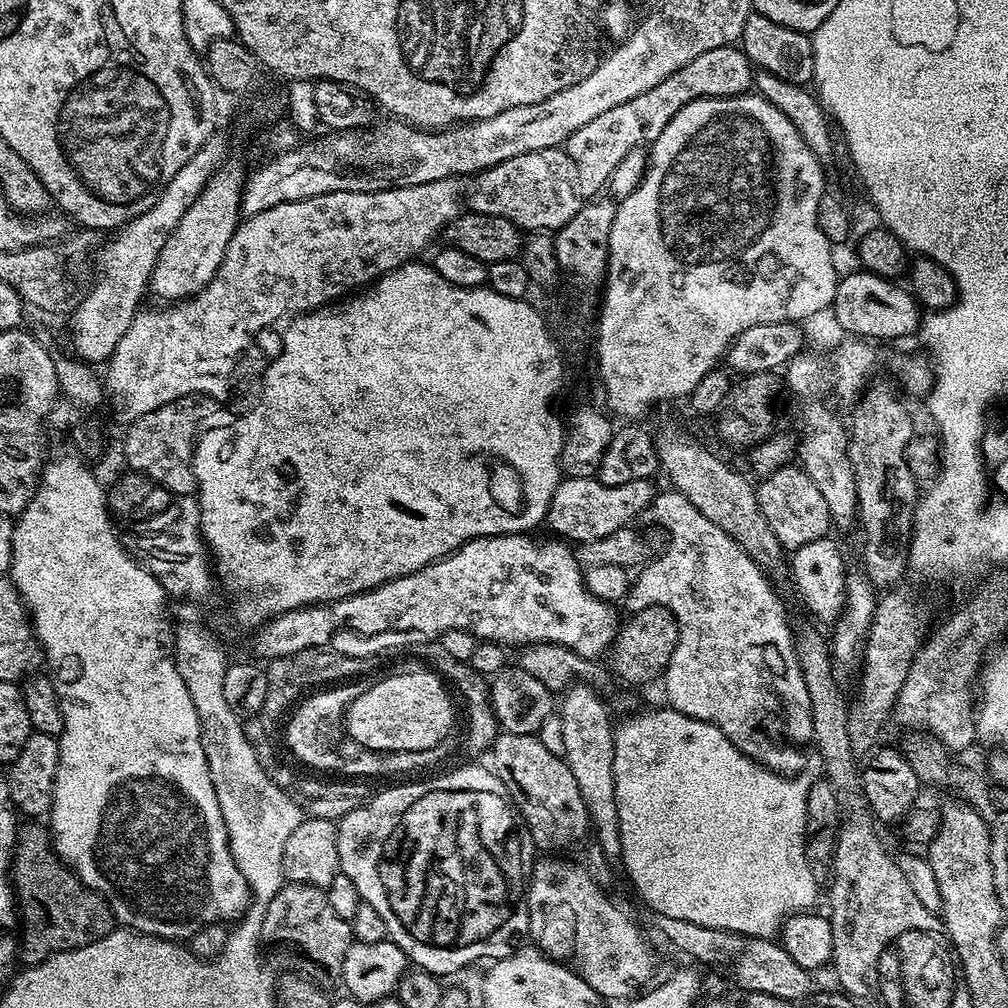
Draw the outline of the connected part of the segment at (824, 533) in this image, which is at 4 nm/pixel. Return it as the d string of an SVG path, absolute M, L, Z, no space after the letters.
M785 466L763 477L756 488L758 506L770 522L770 530L774 530L774 538L778 538L780 547L795 550L798 546L806 546L806 542L825 539L829 535L828 528L833 527L830 510L826 510L826 502L818 486L810 482L810 478L799 466Z

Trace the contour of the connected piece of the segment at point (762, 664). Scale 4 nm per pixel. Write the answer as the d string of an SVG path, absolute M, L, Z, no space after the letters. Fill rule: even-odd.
M675 490L667 491L662 493L661 496L659 493L653 499L650 512L656 515L656 520L662 527L668 528L668 546L658 560L653 559L647 566L639 569L638 575L640 577L637 580L635 577L630 588L631 595L633 597L636 595L637 605L663 606L669 608L673 616L676 617L678 642L674 646L674 654L670 658L668 668L664 671L662 677L664 692L668 695L667 703L676 711L686 714L690 718L718 726L718 730L722 730L722 734L726 734L728 741L755 764L769 768L772 772L779 772L782 776L793 777L803 773L805 771L804 763L808 760L808 748L810 752L810 745L814 740L812 707L810 706L810 694L806 692L806 682L800 669L800 660L796 656L794 636L792 640L792 632L788 629L788 620L784 617L784 604L772 593L772 588L768 585L767 578L764 577L767 576L765 569L759 568L746 554L746 550L742 550L742 546L738 546L738 542L734 542L734 538L730 538L730 534L726 534L726 530L722 530L722 526L714 526L714 522L710 522L710 518L703 516L682 493Z

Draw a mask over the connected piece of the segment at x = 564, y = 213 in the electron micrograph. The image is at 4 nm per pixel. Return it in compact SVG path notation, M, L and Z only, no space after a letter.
M563 147L518 154L518 158L510 158L506 162L495 164L493 168L487 168L486 171L479 173L478 180L480 180L480 185L472 192L471 211L506 218L528 234L555 233L557 228L566 226L566 222L574 218L574 214L582 203L580 189L576 186L578 170Z

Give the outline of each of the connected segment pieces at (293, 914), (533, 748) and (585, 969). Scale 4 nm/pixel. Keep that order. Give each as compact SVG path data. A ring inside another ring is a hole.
M285 883L283 888L264 905L260 939L265 945L277 944L280 948L296 948L304 960L309 960L316 968L329 972L334 978L340 976L346 962L346 950L354 943L352 925L338 917L327 901L327 891L309 884Z
M504 732L497 735L490 749L490 767L502 782L504 791L511 803L520 807L520 816L532 835L532 840L541 848L544 854L564 854L567 848L572 848L584 835L589 835L588 811L586 802L582 802L582 794L578 790L578 782L574 782L574 774L570 774L570 766L563 756L550 754L546 746L536 736L519 736Z
M546 856L533 863L528 883L528 933L533 945L549 959L569 962L580 977L603 999L628 1000L635 997L640 988L651 983L654 972L652 954L637 926L627 914L616 906L601 887L588 876L579 863L564 862L562 858Z

